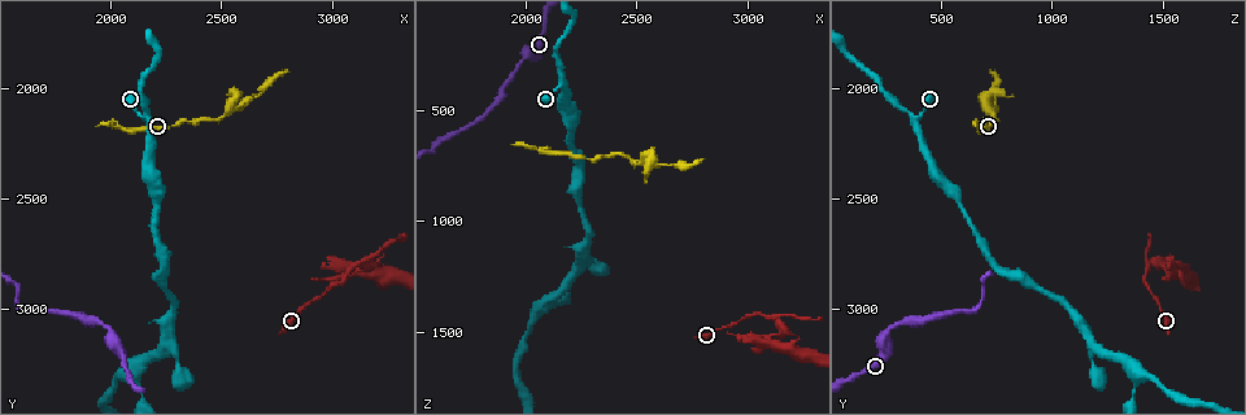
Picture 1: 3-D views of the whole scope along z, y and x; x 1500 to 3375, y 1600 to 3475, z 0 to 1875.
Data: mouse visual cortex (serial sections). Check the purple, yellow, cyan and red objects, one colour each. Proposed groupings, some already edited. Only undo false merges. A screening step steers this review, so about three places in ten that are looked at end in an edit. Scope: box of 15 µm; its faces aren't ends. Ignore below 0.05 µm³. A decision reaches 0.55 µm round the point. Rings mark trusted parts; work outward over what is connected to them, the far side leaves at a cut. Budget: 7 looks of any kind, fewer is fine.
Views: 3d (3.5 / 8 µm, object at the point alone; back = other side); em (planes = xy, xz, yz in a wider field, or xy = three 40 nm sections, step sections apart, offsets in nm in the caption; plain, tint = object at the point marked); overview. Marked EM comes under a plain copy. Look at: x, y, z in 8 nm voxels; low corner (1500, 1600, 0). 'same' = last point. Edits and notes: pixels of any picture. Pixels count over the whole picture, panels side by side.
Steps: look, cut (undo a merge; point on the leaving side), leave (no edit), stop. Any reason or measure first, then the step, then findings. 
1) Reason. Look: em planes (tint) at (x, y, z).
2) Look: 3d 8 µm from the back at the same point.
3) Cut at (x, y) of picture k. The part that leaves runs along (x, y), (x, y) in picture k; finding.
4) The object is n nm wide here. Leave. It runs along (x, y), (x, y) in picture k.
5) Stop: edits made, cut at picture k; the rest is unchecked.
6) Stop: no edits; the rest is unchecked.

Abrupt turn. Look: 3d 3.5 µm at (3140, 2790, 1460).

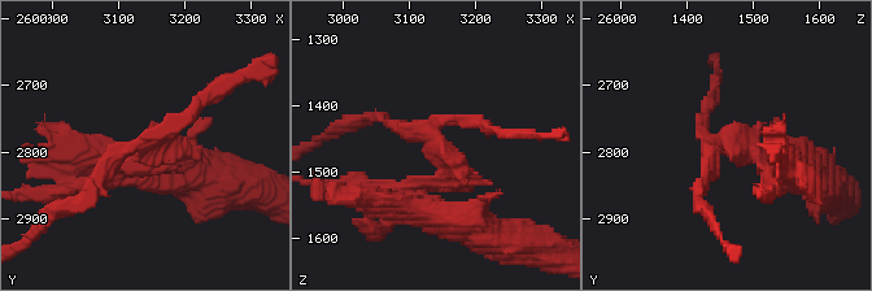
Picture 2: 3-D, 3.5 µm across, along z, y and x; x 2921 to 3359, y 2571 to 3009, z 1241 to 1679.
Now the EM. Look: em xy step 2 (tint) at (3135, 2790, 1455).

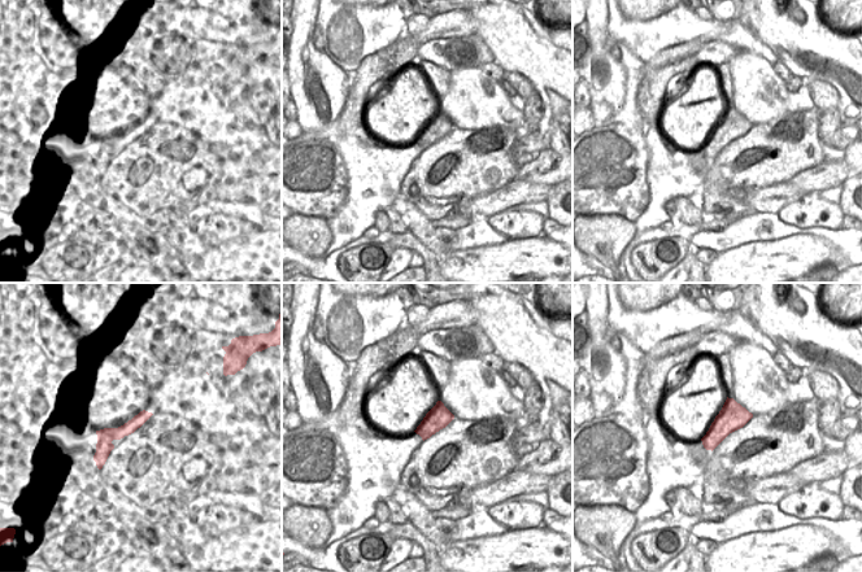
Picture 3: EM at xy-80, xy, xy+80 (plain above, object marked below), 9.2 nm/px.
The object is 220 nm wide here. Leave. It runs along (376, 117), (444, 153), (444, 177), (409, 190) in picture 2; one cell here.

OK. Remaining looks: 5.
Three arms meet. Look: em xy step 5 (tint) at (2160, 2130, 380).

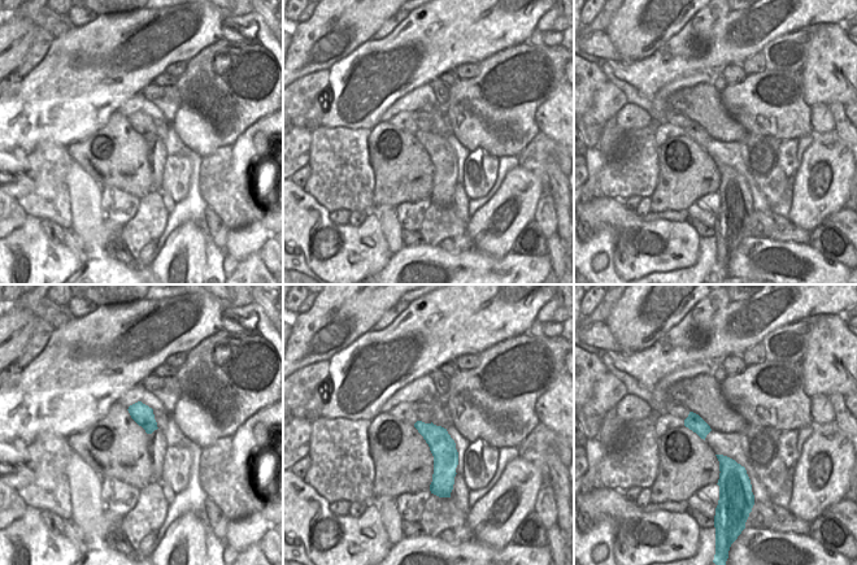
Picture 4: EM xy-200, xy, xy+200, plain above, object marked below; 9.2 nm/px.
Wider look. Look: 3d 3.5 µm at the same point.

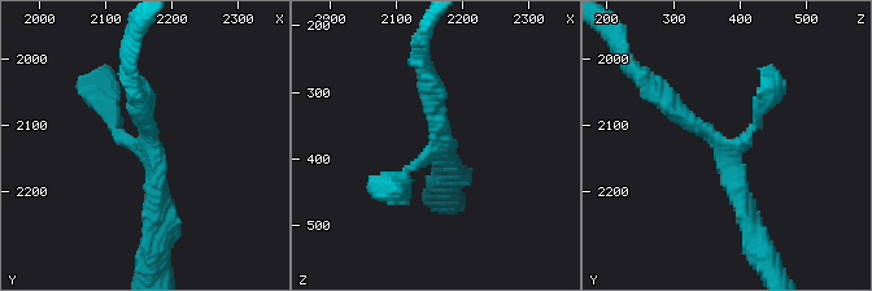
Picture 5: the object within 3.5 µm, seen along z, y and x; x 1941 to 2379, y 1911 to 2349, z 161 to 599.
The arms are 200, 250, 250 nm wide. Leave. It runs along (389, 187), (441, 143), (430, 81) in picture 5; one cell here.

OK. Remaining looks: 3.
Three-way junction. Look: 3d 3.5 µm at (2540, 2100, 720).

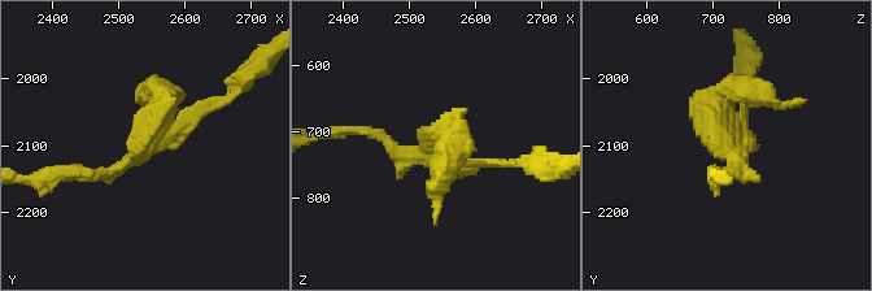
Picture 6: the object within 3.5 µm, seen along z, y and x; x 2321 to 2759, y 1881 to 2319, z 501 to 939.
3 arms meet here; the arms are 150, 150, 250 nm wide; need the tissue. Look: em xy step 5 (tint) at (2525, 2110, 730).

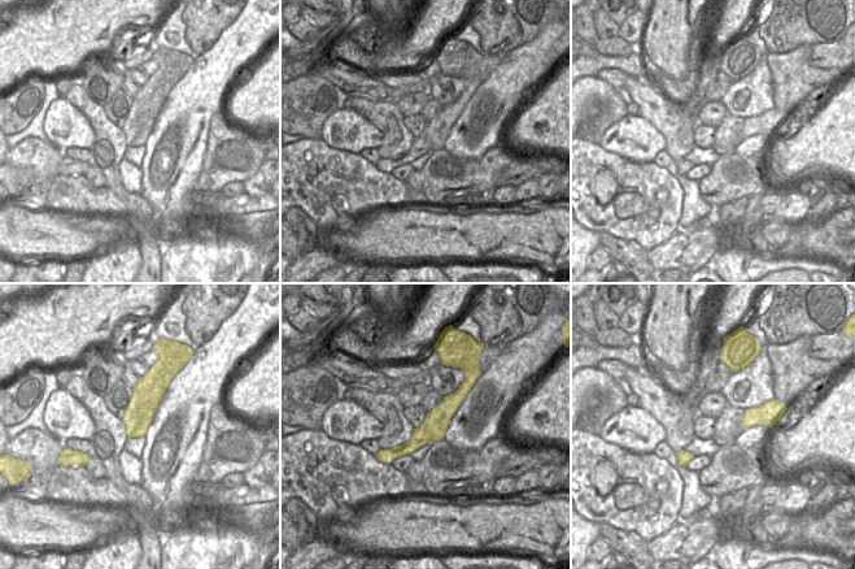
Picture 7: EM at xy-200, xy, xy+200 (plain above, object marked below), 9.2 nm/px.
Cut at (149, 113) of picture 6. The part that leaves runs along (138, 153), (161, 101), (145, 98) in picture 6; a second cell is stuck on.

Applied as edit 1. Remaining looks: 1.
Stop: edits made, cut at picture 6; the rest is unchecked.

